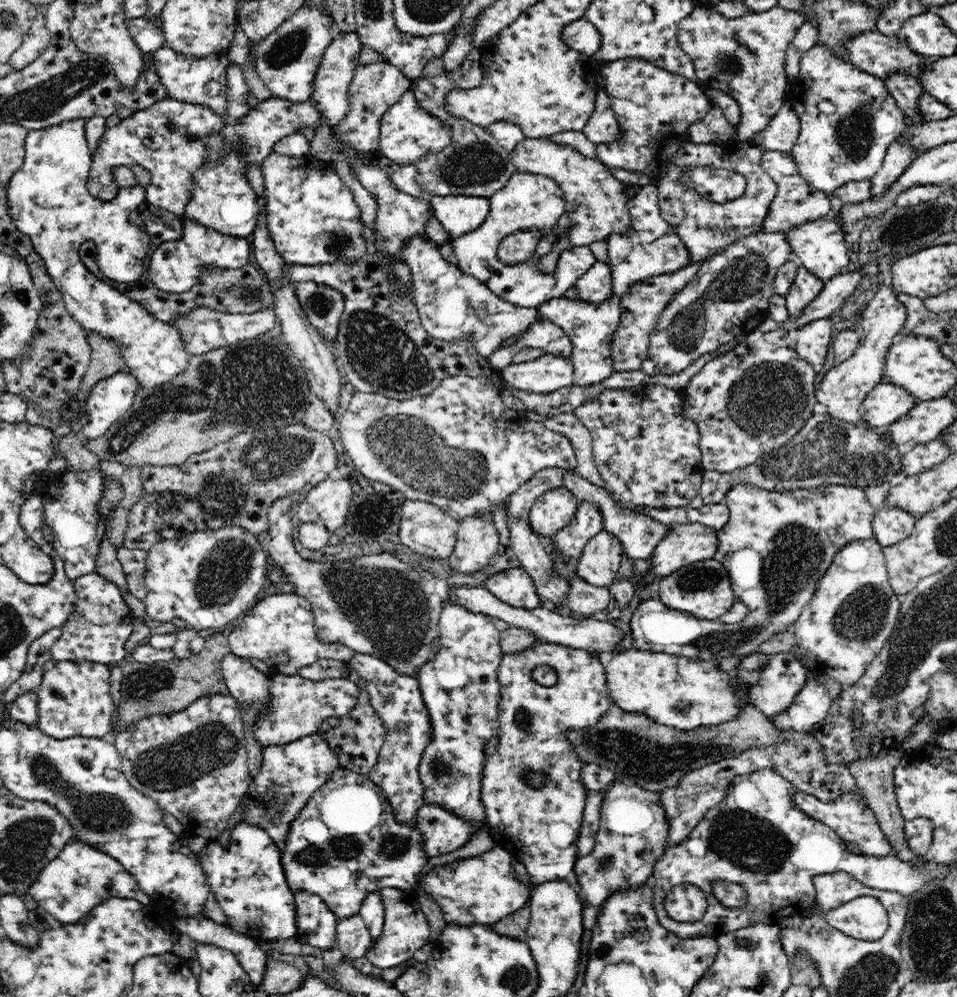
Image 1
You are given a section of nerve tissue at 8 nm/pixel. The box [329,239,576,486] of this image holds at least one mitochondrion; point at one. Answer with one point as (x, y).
(379, 352)

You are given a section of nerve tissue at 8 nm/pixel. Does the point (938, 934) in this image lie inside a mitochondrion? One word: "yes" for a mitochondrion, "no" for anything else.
yes

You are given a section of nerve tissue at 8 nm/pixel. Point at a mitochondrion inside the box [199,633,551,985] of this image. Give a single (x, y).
(441, 769)

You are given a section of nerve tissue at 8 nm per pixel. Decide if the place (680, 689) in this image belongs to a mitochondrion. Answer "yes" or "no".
no

